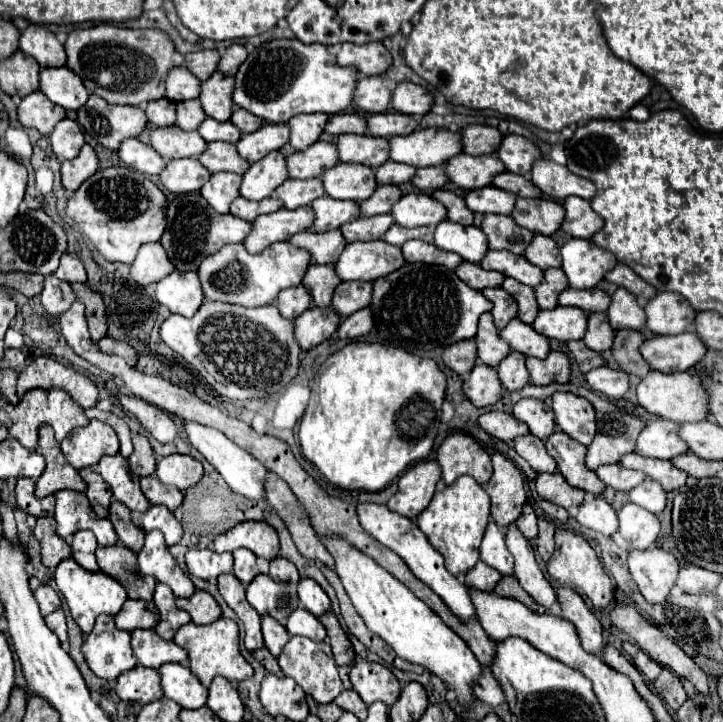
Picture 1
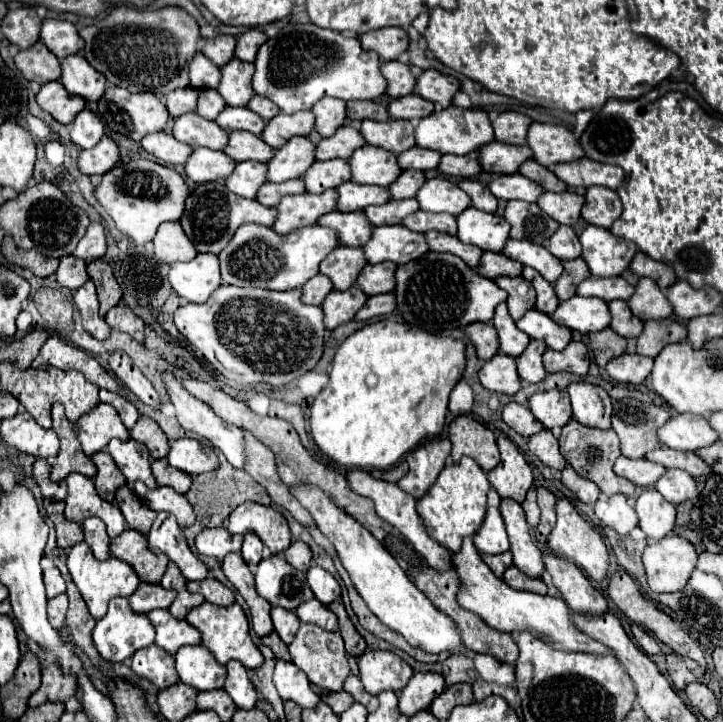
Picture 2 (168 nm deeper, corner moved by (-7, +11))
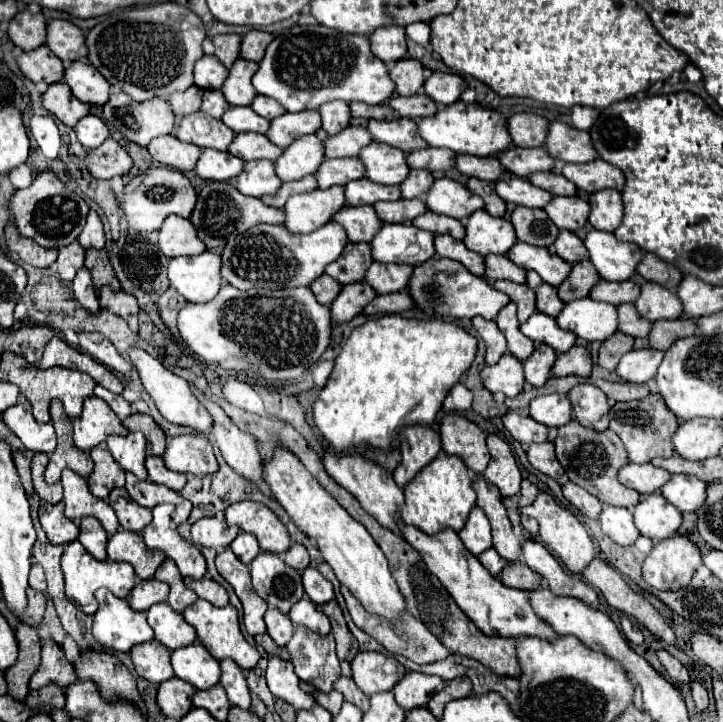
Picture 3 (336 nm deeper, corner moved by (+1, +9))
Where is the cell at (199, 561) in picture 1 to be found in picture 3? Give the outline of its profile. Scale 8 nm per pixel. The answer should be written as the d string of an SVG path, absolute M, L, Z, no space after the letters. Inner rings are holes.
M206 517L206 519L198 519L192 529L192 543L194 545L202 545L202 547L212 547L212 549L224 549L232 543L232 539L238 535L236 527L228 527L224 519L216 519L216 517Z

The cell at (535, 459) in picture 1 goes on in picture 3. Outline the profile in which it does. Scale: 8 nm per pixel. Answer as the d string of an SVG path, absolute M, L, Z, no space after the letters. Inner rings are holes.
M534 443L528 447L528 461L534 469L542 471L544 475L558 479L564 475L562 465L558 463L556 455L554 455L554 445L552 443Z

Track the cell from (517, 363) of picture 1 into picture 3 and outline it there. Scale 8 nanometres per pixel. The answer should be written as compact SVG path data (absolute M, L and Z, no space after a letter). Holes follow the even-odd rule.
M536 343L534 353L522 363L524 365L524 377L534 387L544 385L550 379L550 367L554 363L556 351L552 347L546 347L544 343Z

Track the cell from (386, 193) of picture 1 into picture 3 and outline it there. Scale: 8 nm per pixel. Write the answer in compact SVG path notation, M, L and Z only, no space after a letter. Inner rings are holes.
M410 171L408 179L404 179L400 183L400 191L402 191L402 199L414 199L424 195L430 185L432 185L434 177L430 171Z

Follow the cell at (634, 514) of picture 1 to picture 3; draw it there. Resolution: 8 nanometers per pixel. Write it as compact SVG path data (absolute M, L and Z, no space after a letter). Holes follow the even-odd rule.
M650 493L634 507L634 523L644 537L650 537L656 543L678 531L682 513L660 493Z

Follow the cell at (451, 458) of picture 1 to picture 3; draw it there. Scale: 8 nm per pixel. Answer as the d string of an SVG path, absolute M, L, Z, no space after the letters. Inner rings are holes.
M448 413L440 423L442 447L448 455L458 455L474 473L482 473L488 465L486 433L458 413Z

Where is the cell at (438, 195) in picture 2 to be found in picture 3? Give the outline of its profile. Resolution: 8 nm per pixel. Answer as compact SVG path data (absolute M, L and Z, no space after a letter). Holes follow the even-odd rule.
M444 177L444 179L436 179L432 183L432 187L428 189L424 203L430 211L440 213L440 215L448 215L454 219L466 219L470 217L474 211L482 209L482 199L478 195L472 195L464 185Z

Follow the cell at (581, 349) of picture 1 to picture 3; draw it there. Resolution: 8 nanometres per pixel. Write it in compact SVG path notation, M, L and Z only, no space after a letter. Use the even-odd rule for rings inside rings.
M616 331L614 335L610 335L608 339L602 341L600 345L600 351L598 351L598 365L612 371L616 365L618 365L618 359L628 353L634 345L634 339Z

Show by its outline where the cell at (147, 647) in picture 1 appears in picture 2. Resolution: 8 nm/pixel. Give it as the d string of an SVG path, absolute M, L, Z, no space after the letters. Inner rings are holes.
M156 609L148 613L156 627L156 645L168 653L176 653L182 645L198 645L200 631L194 629L186 619L176 619L168 609Z

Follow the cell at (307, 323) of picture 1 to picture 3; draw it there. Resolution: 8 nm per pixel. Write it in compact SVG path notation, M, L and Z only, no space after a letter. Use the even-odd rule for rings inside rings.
M350 283L346 285L338 297L334 299L334 303L330 305L332 311L332 321L334 323L346 323L350 321L354 315L358 315L366 303L370 303L376 297L374 289L368 283Z

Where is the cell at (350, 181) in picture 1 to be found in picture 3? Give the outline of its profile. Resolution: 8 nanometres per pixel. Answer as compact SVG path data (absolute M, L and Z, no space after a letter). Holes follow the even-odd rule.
M372 141L358 157L364 163L364 179L380 185L400 185L410 171L404 153L384 143Z

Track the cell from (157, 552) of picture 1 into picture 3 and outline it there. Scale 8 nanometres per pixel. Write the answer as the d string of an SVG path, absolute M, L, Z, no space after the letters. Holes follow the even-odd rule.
M156 505L152 509L154 519L152 523L142 531L144 543L148 549L160 549L166 553L166 557L170 557L180 573L184 577L192 577L192 579L202 579L206 573L206 561L202 557L202 553L186 539L182 539L170 519L174 511L174 505Z

